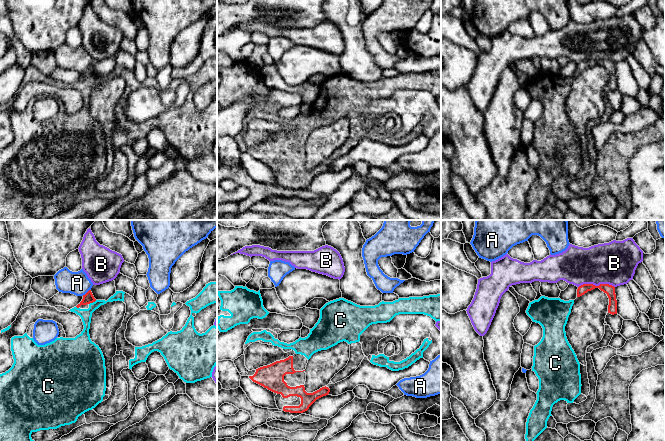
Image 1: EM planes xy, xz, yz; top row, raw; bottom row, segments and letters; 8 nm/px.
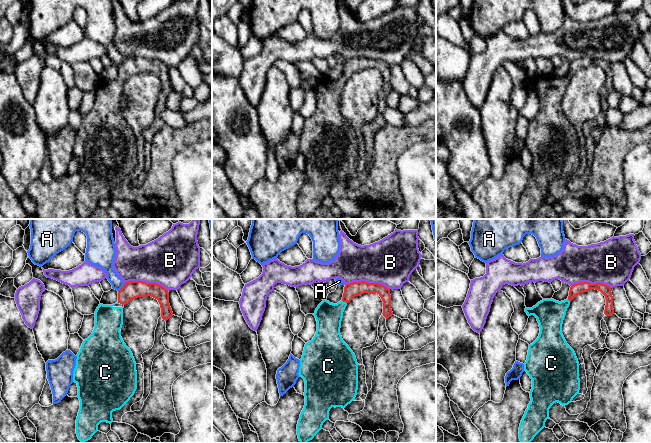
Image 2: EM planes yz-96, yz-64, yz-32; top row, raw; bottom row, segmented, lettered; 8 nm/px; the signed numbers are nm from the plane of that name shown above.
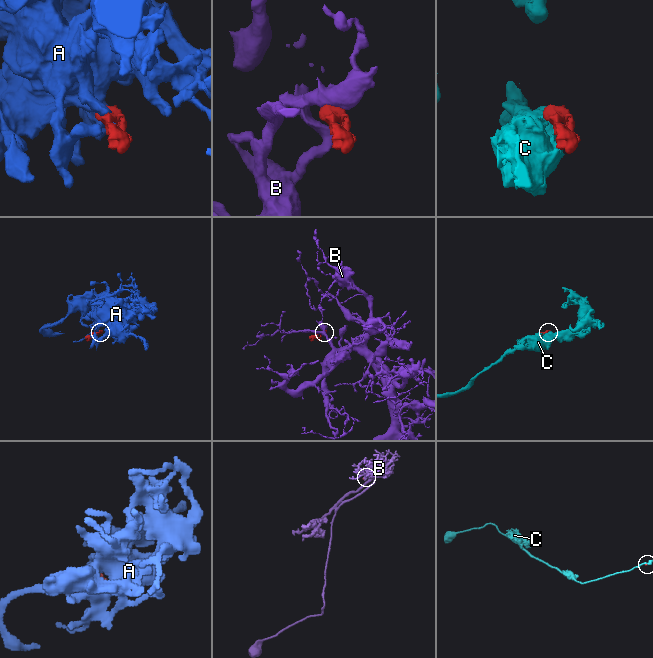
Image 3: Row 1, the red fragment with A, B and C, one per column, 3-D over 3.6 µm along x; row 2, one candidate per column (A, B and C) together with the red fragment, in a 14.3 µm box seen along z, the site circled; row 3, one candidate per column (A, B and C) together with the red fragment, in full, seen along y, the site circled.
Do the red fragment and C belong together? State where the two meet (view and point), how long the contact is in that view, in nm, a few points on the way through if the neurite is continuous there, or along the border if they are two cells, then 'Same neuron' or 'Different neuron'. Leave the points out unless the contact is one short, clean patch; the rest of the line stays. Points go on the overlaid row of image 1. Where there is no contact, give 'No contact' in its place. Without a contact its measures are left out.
Touches red at xy (92, 302). Shared border 70 nm. Same neuron

